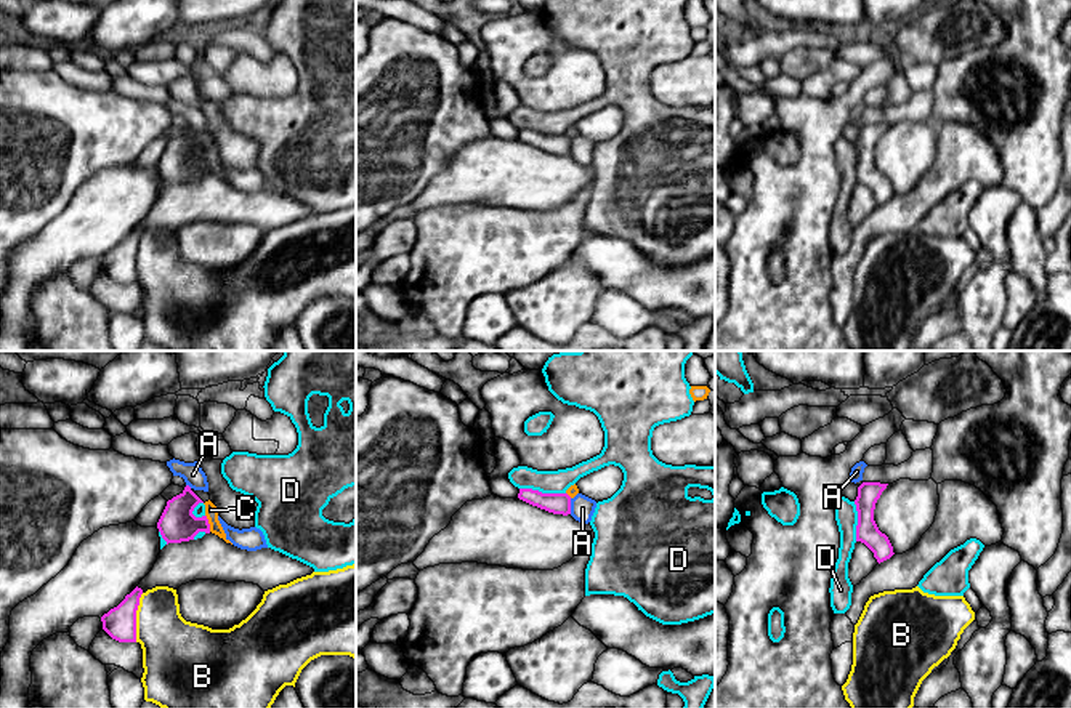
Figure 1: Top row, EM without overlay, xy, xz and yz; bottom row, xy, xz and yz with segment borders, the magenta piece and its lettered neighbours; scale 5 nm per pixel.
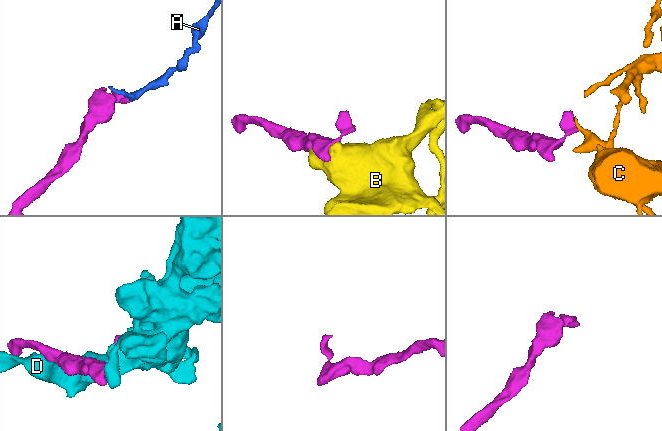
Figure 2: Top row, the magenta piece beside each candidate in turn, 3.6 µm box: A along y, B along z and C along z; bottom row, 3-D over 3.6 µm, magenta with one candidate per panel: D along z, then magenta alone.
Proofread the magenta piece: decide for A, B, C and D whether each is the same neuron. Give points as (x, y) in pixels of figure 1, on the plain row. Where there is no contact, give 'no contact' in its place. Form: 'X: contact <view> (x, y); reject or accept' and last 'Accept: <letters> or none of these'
A: contact xz (569, 148); reject
B: contact xy (135, 258); reject
C: contact xy (207, 164); reject
D: contact xz (541, 133); reject
Accept: none of these

